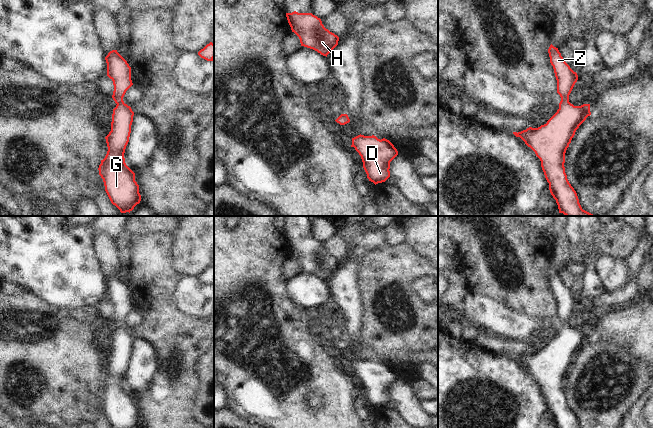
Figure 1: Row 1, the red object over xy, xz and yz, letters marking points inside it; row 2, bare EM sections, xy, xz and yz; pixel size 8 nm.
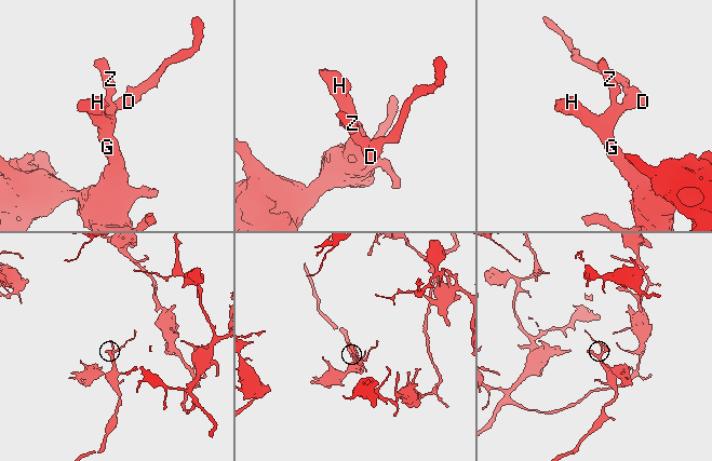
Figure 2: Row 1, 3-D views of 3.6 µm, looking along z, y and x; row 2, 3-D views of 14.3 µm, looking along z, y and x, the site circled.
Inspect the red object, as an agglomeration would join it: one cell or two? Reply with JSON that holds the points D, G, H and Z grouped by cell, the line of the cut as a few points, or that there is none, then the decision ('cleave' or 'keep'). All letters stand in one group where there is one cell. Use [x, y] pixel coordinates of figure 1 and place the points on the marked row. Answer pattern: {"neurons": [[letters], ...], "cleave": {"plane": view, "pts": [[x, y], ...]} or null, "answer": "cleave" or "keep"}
{"neurons": [["D", "G", "H", "Z"]], "cleave": null, "answer": "keep"}

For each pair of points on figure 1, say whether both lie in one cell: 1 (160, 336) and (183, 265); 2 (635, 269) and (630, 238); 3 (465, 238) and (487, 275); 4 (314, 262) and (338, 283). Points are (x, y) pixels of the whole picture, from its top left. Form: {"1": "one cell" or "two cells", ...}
{"1": "two cells", "2": "two cells", "3": "one cell", "4": "two cells"}

